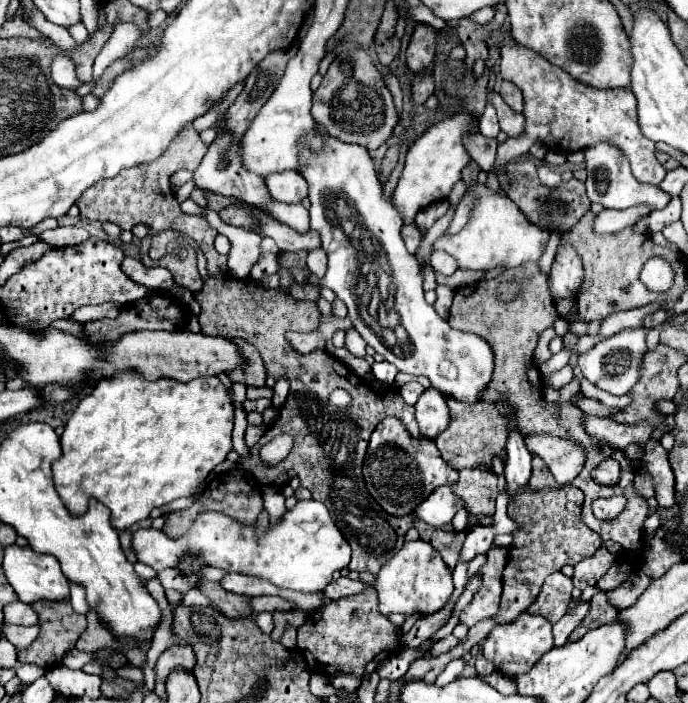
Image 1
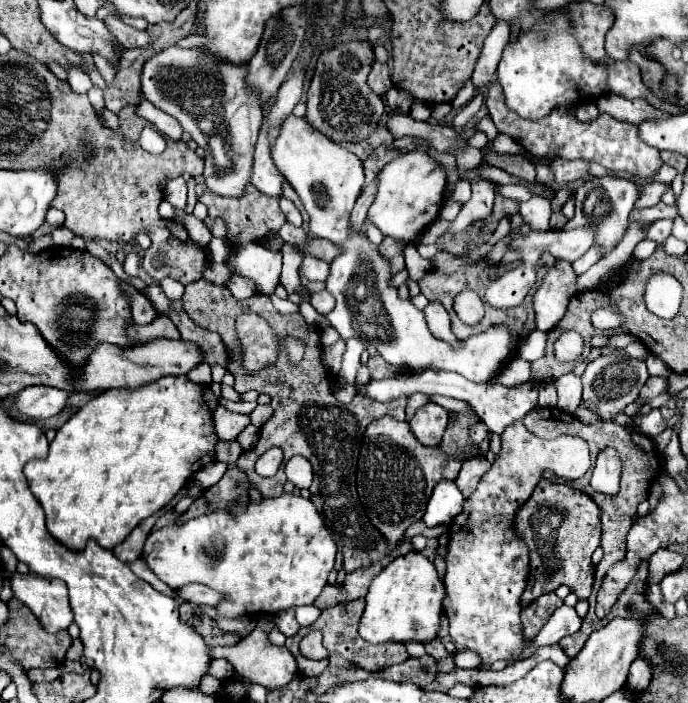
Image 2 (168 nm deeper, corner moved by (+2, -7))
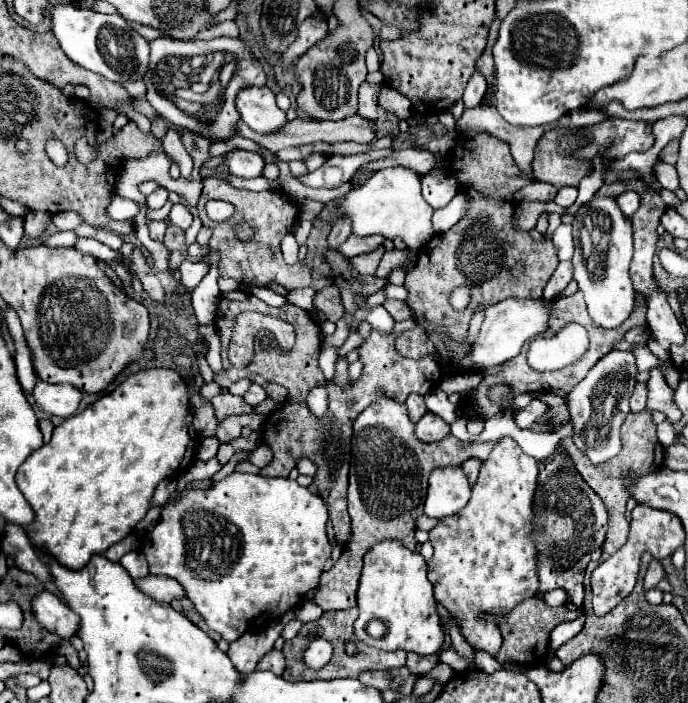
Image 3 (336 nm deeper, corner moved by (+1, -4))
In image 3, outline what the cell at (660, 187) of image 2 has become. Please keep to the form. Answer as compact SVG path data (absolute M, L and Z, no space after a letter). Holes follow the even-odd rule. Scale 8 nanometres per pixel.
M625 191L617 195L617 203L619 203L619 209L623 209L627 217L631 217L631 213L635 213L635 209L639 207L639 195L635 191Z

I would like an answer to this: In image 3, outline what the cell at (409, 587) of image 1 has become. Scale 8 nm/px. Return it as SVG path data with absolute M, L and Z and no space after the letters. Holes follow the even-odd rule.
M381 541L365 553L357 589L357 607L359 617L355 621L355 635L375 649L403 649L417 655L431 655L443 647L445 633L439 625L433 585L427 579L427 563L419 553L409 551L399 541ZM371 619L381 619L387 625L387 633L381 639L369 637L367 623Z

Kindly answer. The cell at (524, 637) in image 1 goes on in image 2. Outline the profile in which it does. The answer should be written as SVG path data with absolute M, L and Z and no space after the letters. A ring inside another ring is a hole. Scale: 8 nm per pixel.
M516 422L514 426L510 426L510 428L504 430L504 434L502 434L502 452L500 452L500 456L496 456L492 468L490 468L488 474L482 478L482 482L478 484L476 492L466 500L462 514L456 516L456 520L452 522L452 526L450 526L448 556L446 556L446 566L448 566L448 568L446 568L446 576L444 576L444 584L446 584L444 612L446 612L448 620L450 620L450 636L452 636L454 644L456 644L458 648L474 650L474 652L482 658L482 664L490 666L490 664L496 662L496 660L506 660L508 664L514 664L514 662L520 658L520 654L524 652L524 648L528 648L528 646L534 644L534 640L524 640L524 632L522 632L522 624L520 624L520 610L522 610L522 606L520 606L520 596L522 596L522 592L524 592L524 588L526 588L526 578L528 578L528 546L524 546L524 542L518 540L518 538L514 536L514 532L508 530L514 512L530 498L530 494L532 494L532 490L536 488L538 480L542 478L542 472L544 472L544 470L552 470L558 478L564 478L564 480L576 480L576 478L584 476L584 474L588 472L588 468L590 468L590 452L588 452L588 444L586 444L582 438L576 438L576 436L558 436L558 438L554 438L554 440L544 440L544 438L538 438L538 436L530 434L530 432L524 428L522 422Z

